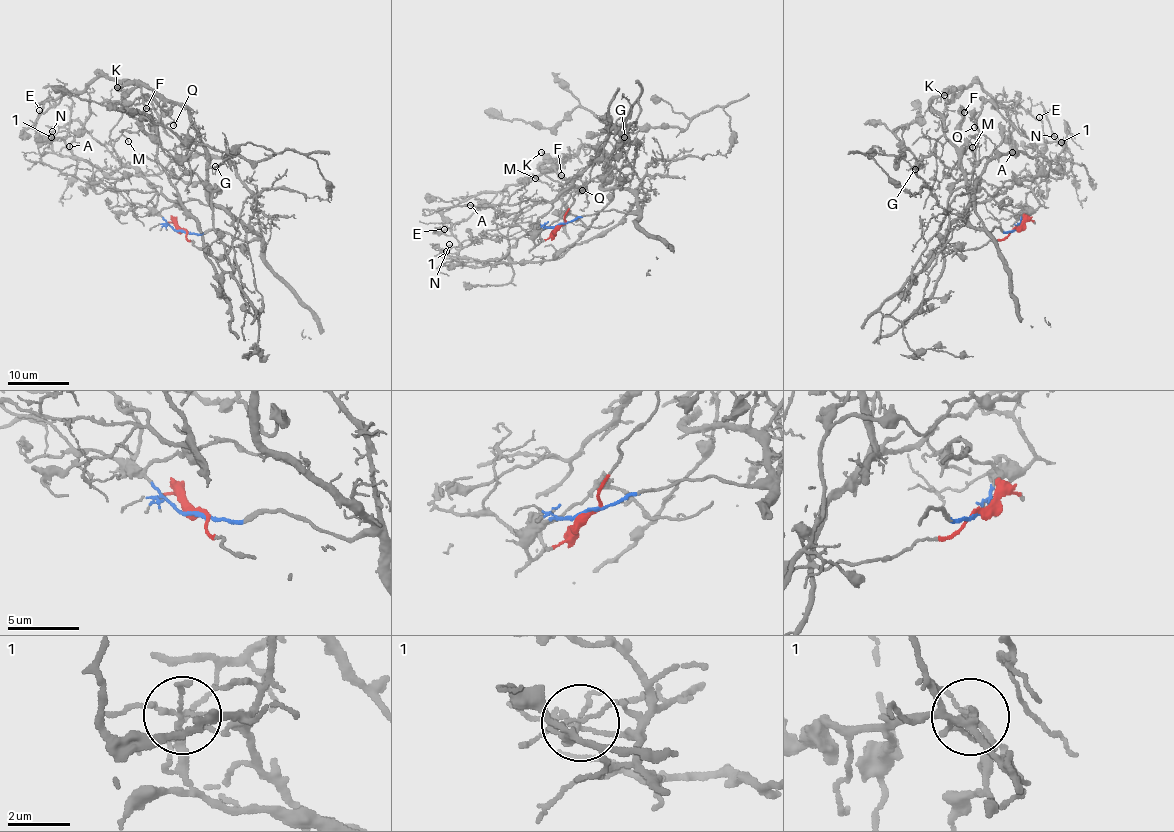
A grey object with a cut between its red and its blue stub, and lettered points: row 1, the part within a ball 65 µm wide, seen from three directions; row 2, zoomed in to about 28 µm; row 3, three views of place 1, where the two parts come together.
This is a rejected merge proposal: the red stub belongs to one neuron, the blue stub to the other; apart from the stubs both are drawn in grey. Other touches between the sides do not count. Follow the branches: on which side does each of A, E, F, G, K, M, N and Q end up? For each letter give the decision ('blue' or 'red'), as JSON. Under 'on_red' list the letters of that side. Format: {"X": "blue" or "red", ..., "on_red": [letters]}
{"A": "blue", "E": "blue", "F": "red", "G": "blue", "K": "blue", "M": "red", "N": "red", "Q": "red", "on_red": ["F", "M", "N", "Q"]}

